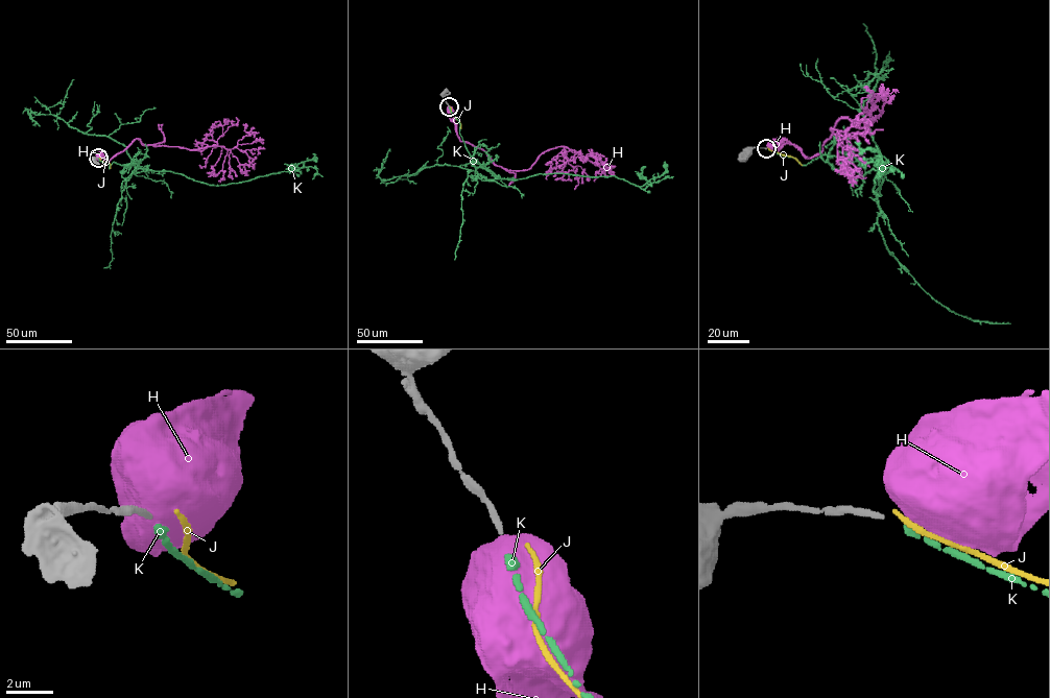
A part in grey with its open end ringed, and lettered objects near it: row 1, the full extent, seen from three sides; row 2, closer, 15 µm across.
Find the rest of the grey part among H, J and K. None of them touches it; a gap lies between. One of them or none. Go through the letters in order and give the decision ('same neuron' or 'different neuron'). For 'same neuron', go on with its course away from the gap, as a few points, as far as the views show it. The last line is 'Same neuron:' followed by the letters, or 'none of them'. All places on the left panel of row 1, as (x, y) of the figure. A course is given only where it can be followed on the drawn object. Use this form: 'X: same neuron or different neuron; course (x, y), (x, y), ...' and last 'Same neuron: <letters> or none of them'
H: different neuron
J: different neuron
K: same neuron; course (98, 159), (109, 163), (109, 168), (113, 162), (137, 164), (222, 185), (290, 171), (314, 159), (313, 153)
Same neuron: K

